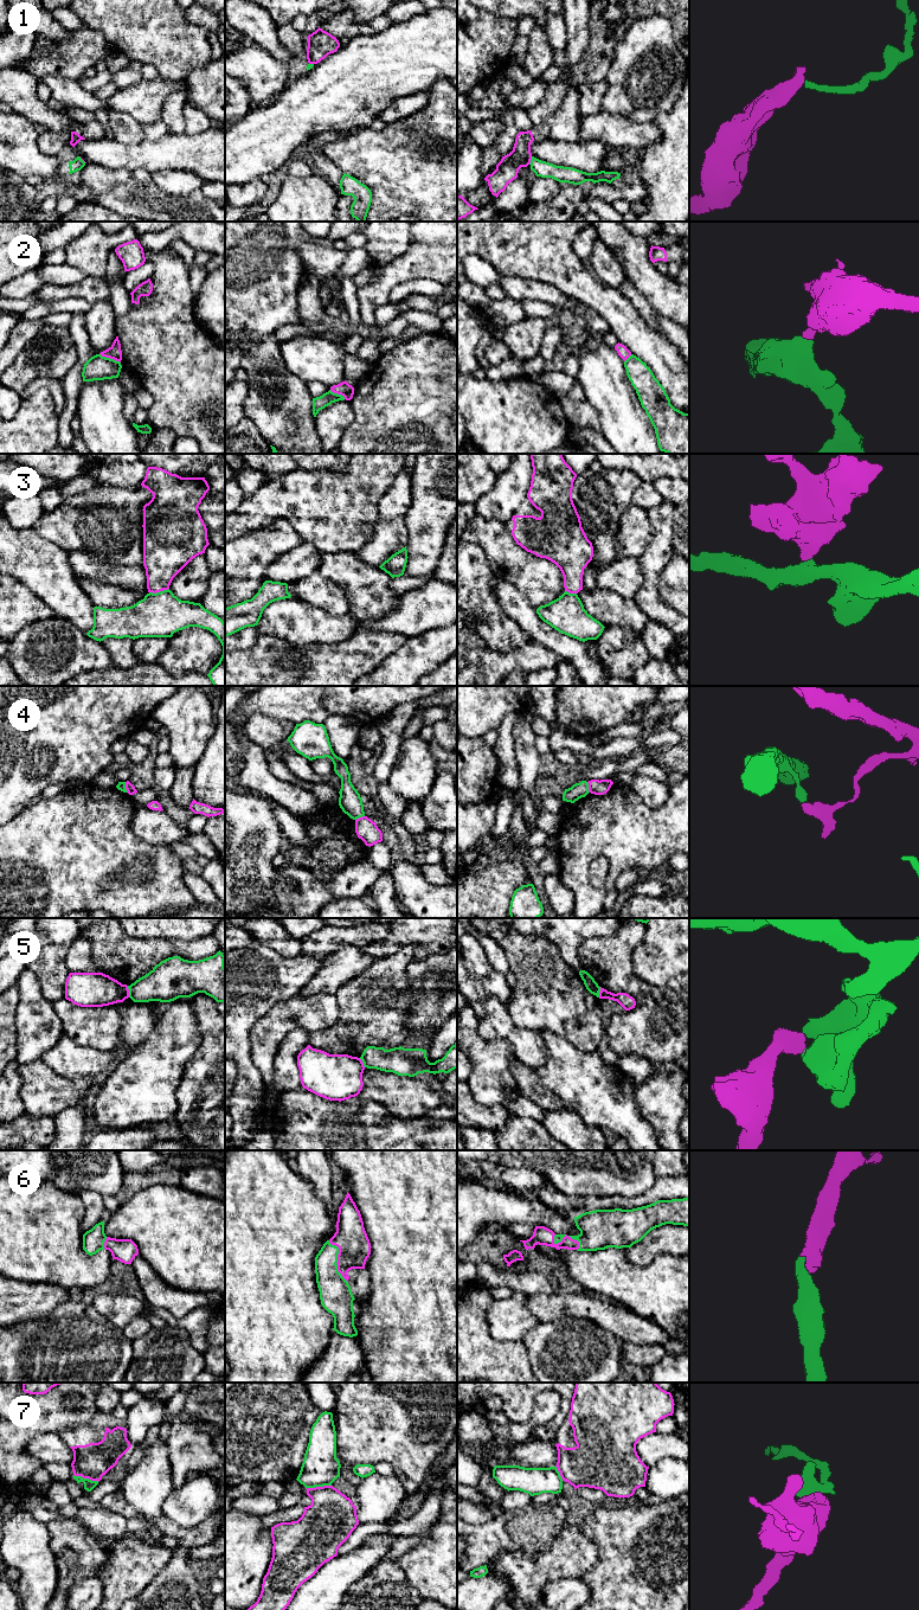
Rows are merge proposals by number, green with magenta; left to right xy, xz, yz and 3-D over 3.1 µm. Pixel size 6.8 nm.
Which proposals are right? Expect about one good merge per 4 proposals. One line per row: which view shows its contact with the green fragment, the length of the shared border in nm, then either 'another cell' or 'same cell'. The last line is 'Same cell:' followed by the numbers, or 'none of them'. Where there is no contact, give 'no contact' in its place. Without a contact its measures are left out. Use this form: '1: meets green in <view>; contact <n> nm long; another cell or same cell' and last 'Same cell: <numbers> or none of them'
1: meets green in yz; contact 60 nm long; another cell
2: meets green in xy; contact 160 nm long; another cell
3: meets green in xy; contact 140 nm long; another cell
4: meets green in yz; contact 80 nm long; another cell
5: meets green in xy; contact 80 nm long; another cell
6: meets green in xz; contact 320 nm long; same cell
7: meets green in xy; contact 180 nm long; another cell
Same cell: 6

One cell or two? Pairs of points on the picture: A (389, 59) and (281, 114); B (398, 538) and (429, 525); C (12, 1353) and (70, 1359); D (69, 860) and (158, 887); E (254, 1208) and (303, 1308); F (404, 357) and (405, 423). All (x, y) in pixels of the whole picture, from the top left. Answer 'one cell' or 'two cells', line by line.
A: one cell
B: two cells
C: one cell
D: one cell
E: one cell
F: one cell

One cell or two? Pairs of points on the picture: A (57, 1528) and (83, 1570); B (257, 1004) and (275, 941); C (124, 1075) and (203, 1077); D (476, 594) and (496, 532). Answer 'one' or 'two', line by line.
A: one
B: two
C: two
D: two

